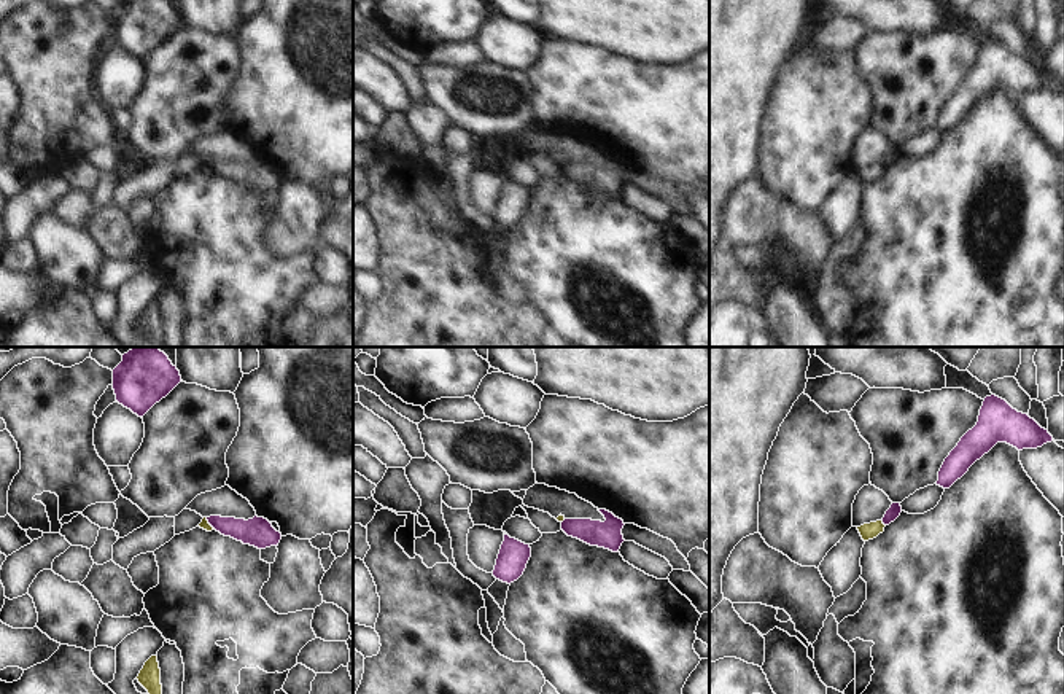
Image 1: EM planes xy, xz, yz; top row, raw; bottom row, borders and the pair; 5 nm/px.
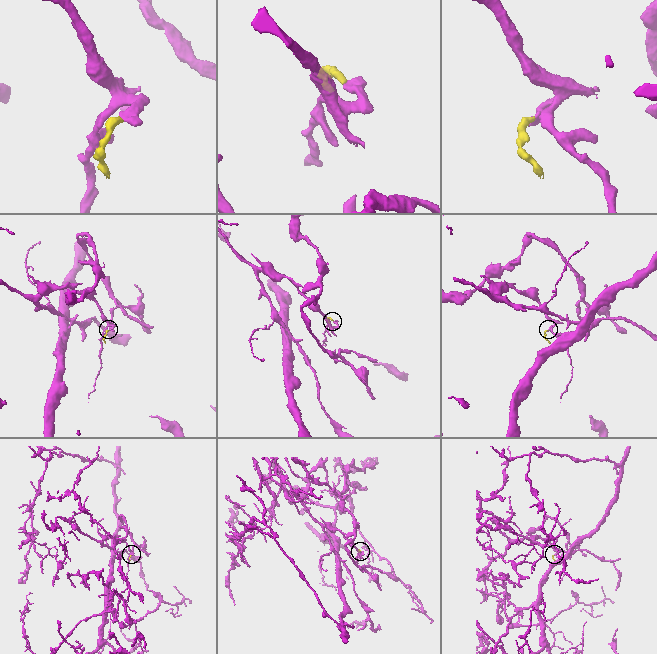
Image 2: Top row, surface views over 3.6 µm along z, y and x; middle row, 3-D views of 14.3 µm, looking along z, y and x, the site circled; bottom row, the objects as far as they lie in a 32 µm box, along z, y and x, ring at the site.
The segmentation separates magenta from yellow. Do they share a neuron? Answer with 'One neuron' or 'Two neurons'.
Two neurons

